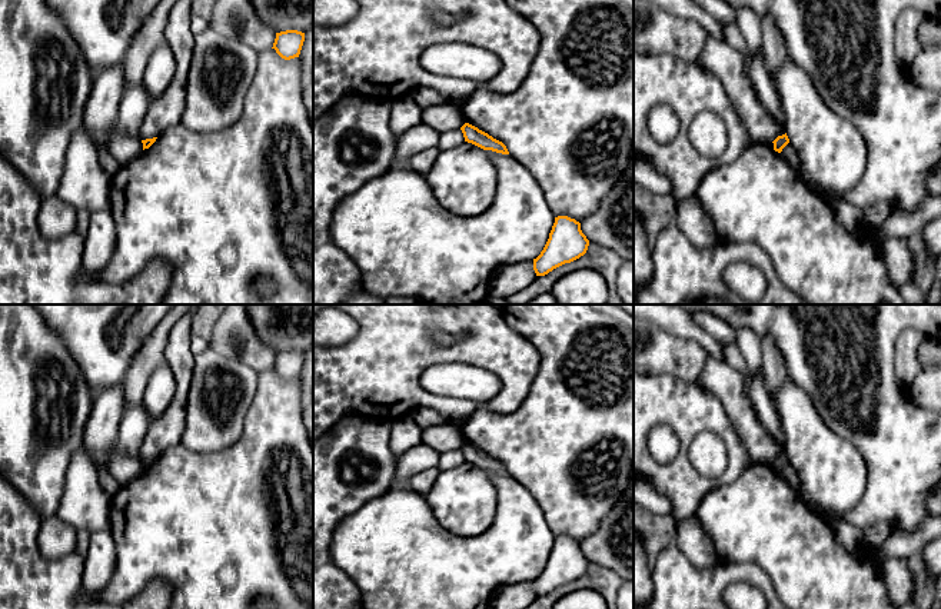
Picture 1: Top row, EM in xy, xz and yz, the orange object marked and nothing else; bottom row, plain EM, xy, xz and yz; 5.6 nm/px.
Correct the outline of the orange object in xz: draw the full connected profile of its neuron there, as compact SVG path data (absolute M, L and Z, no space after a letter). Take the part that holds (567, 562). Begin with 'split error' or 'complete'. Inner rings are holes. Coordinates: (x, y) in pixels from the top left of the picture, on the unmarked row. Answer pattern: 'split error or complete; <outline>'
complete; M568 536L555 538L543 570L533 579L536 596L545 596L553 589L579 579L586 573L588 566L589 560L582 553L579 542Z

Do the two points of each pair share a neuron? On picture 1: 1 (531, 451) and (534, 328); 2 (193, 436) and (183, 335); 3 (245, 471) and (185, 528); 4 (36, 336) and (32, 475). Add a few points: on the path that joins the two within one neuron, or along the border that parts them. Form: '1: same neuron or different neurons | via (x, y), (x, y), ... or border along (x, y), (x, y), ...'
1: same neuron | via (548, 421), (548, 358)
2: different neurons | border along (189, 400), (183, 433)
3: same neuron | via (230, 485), (199, 513)
4: same neuron | via (32, 370), (32, 441)

